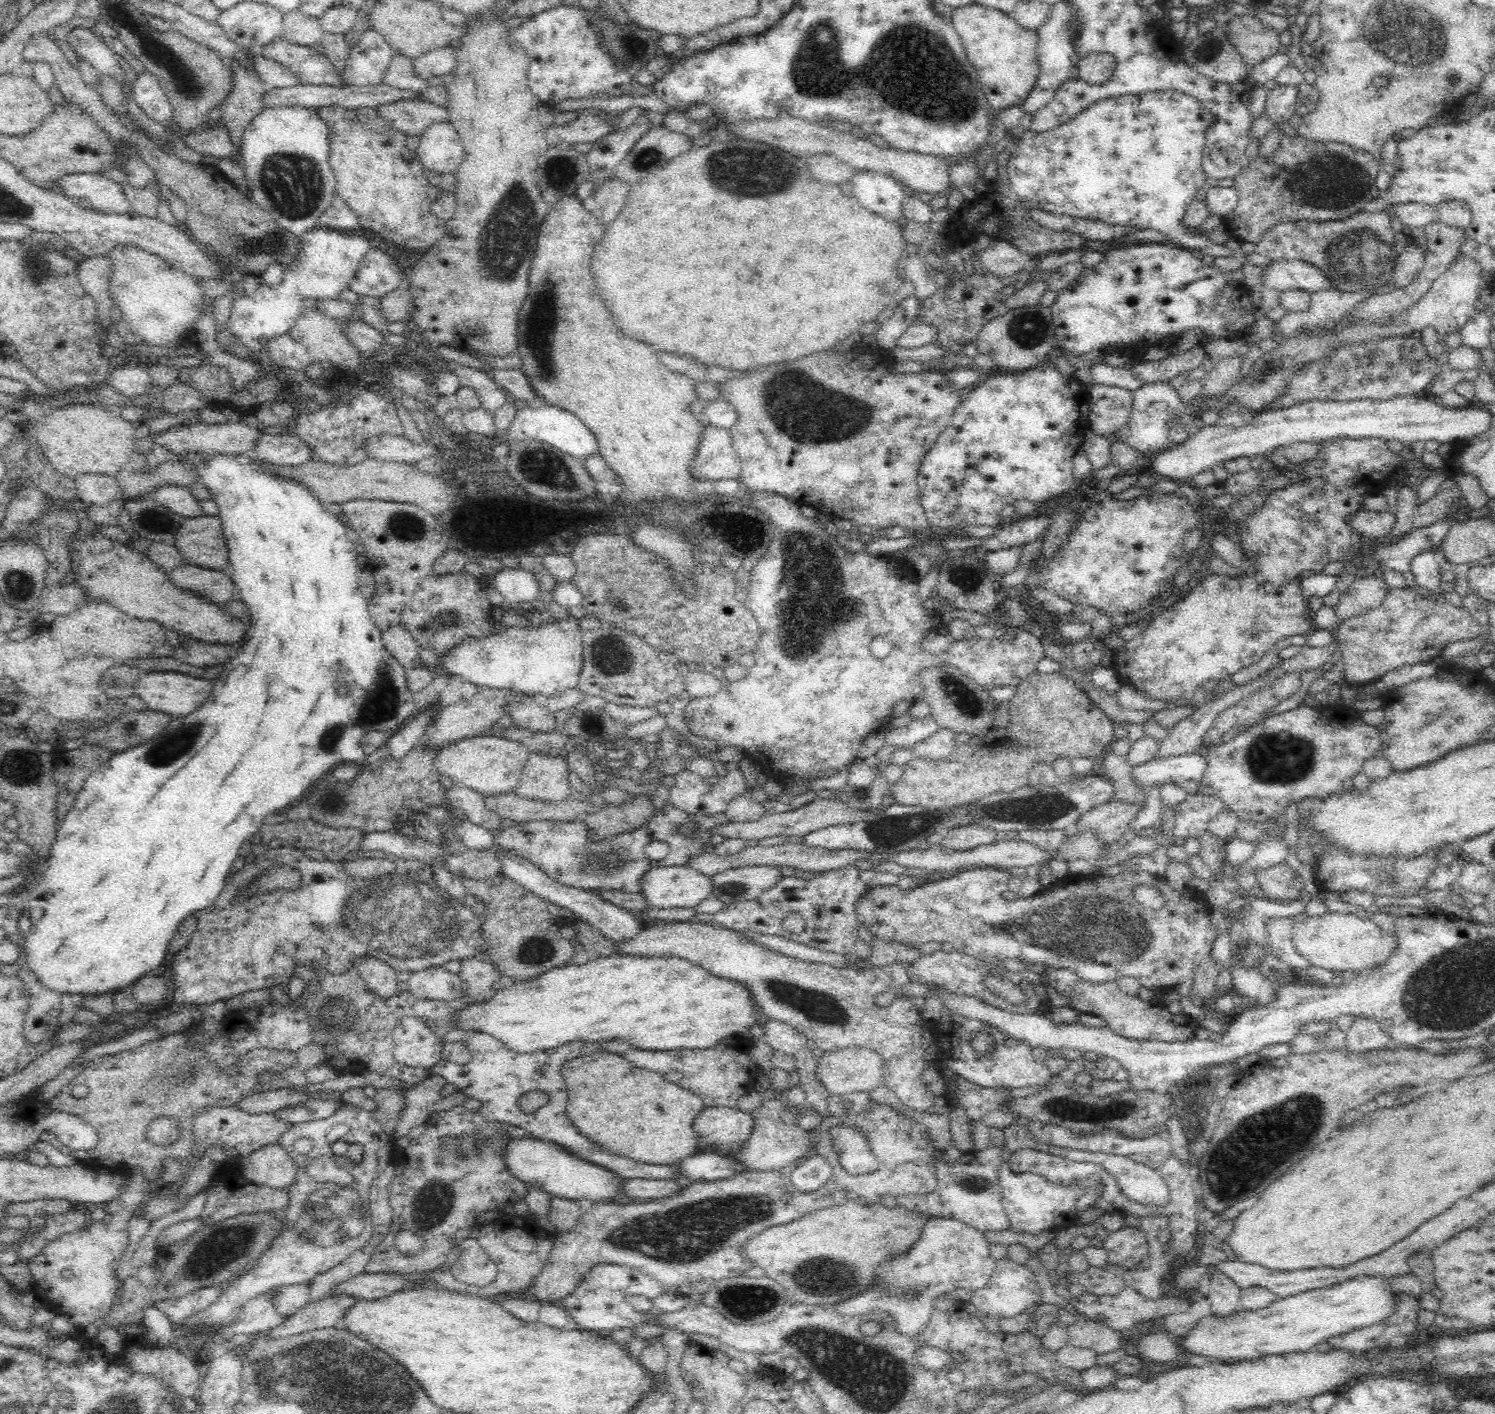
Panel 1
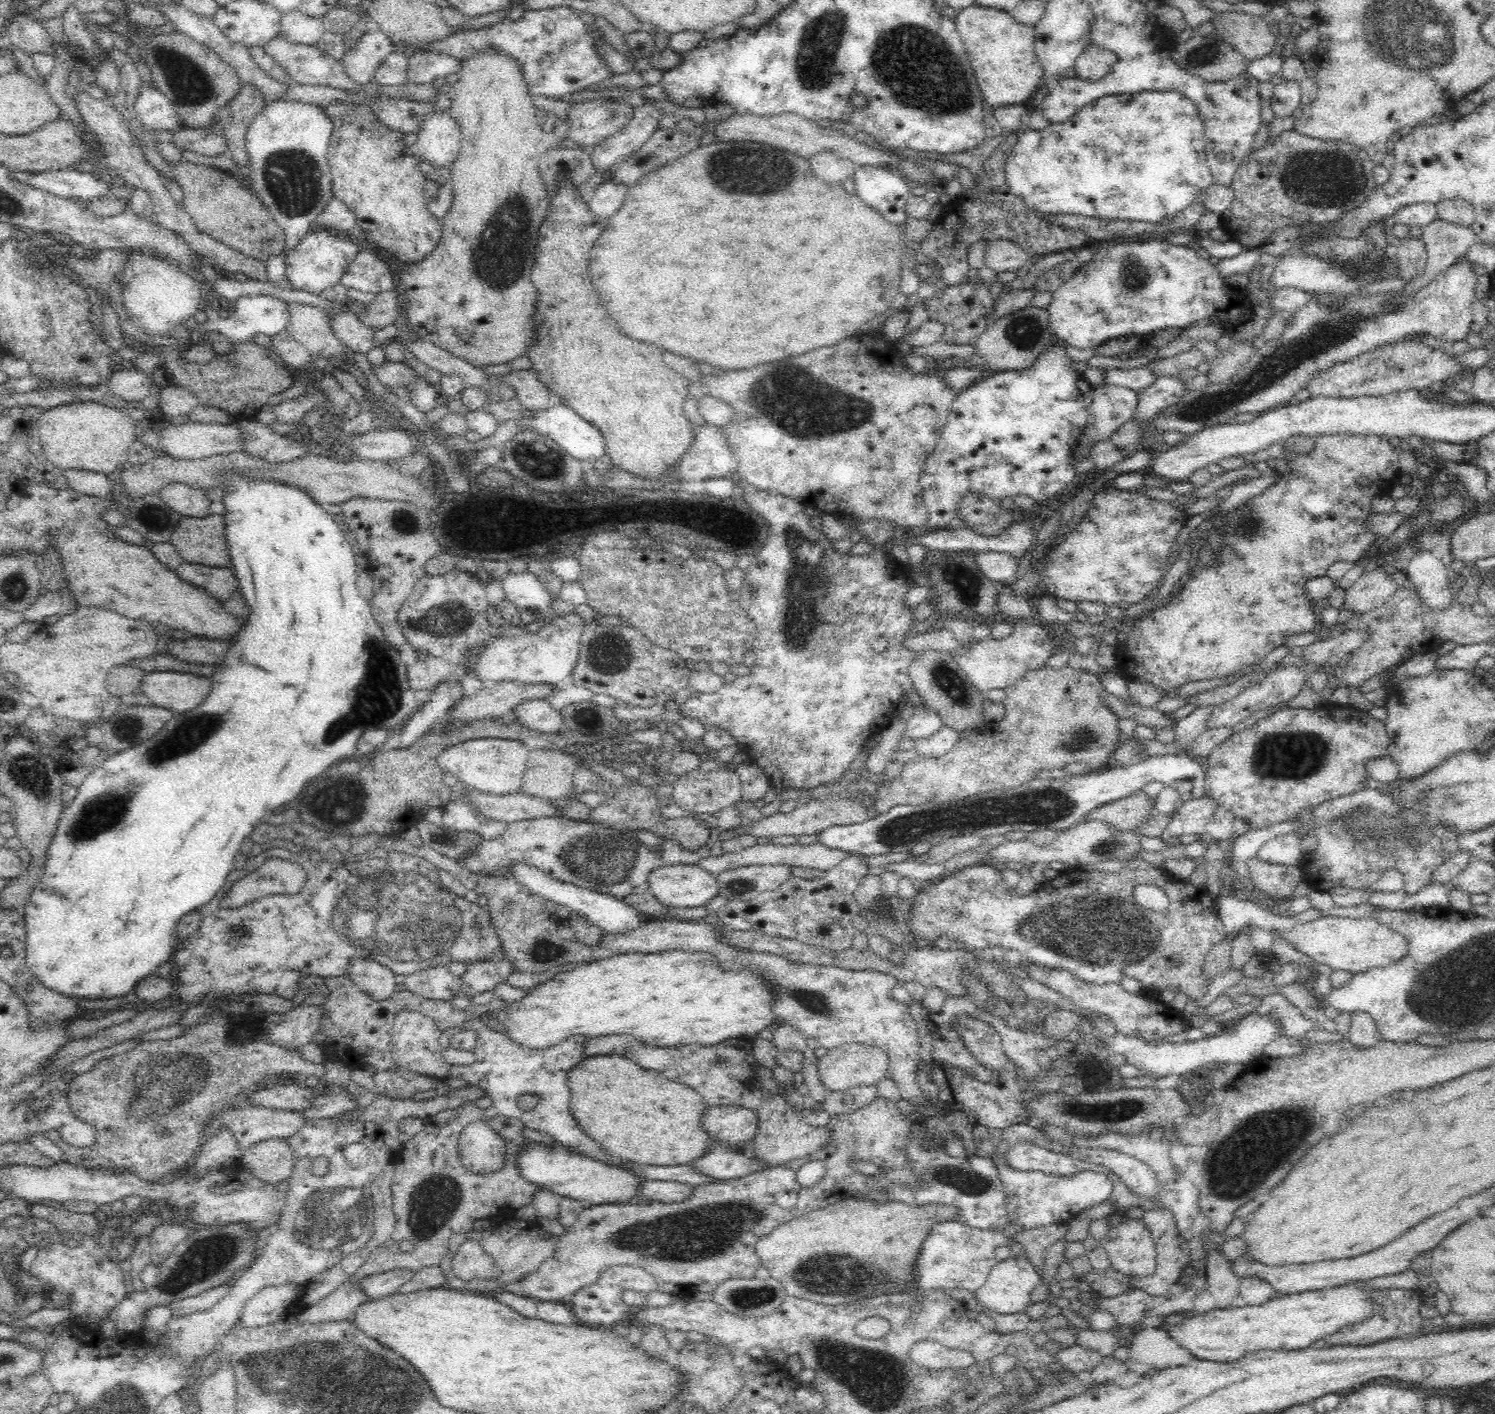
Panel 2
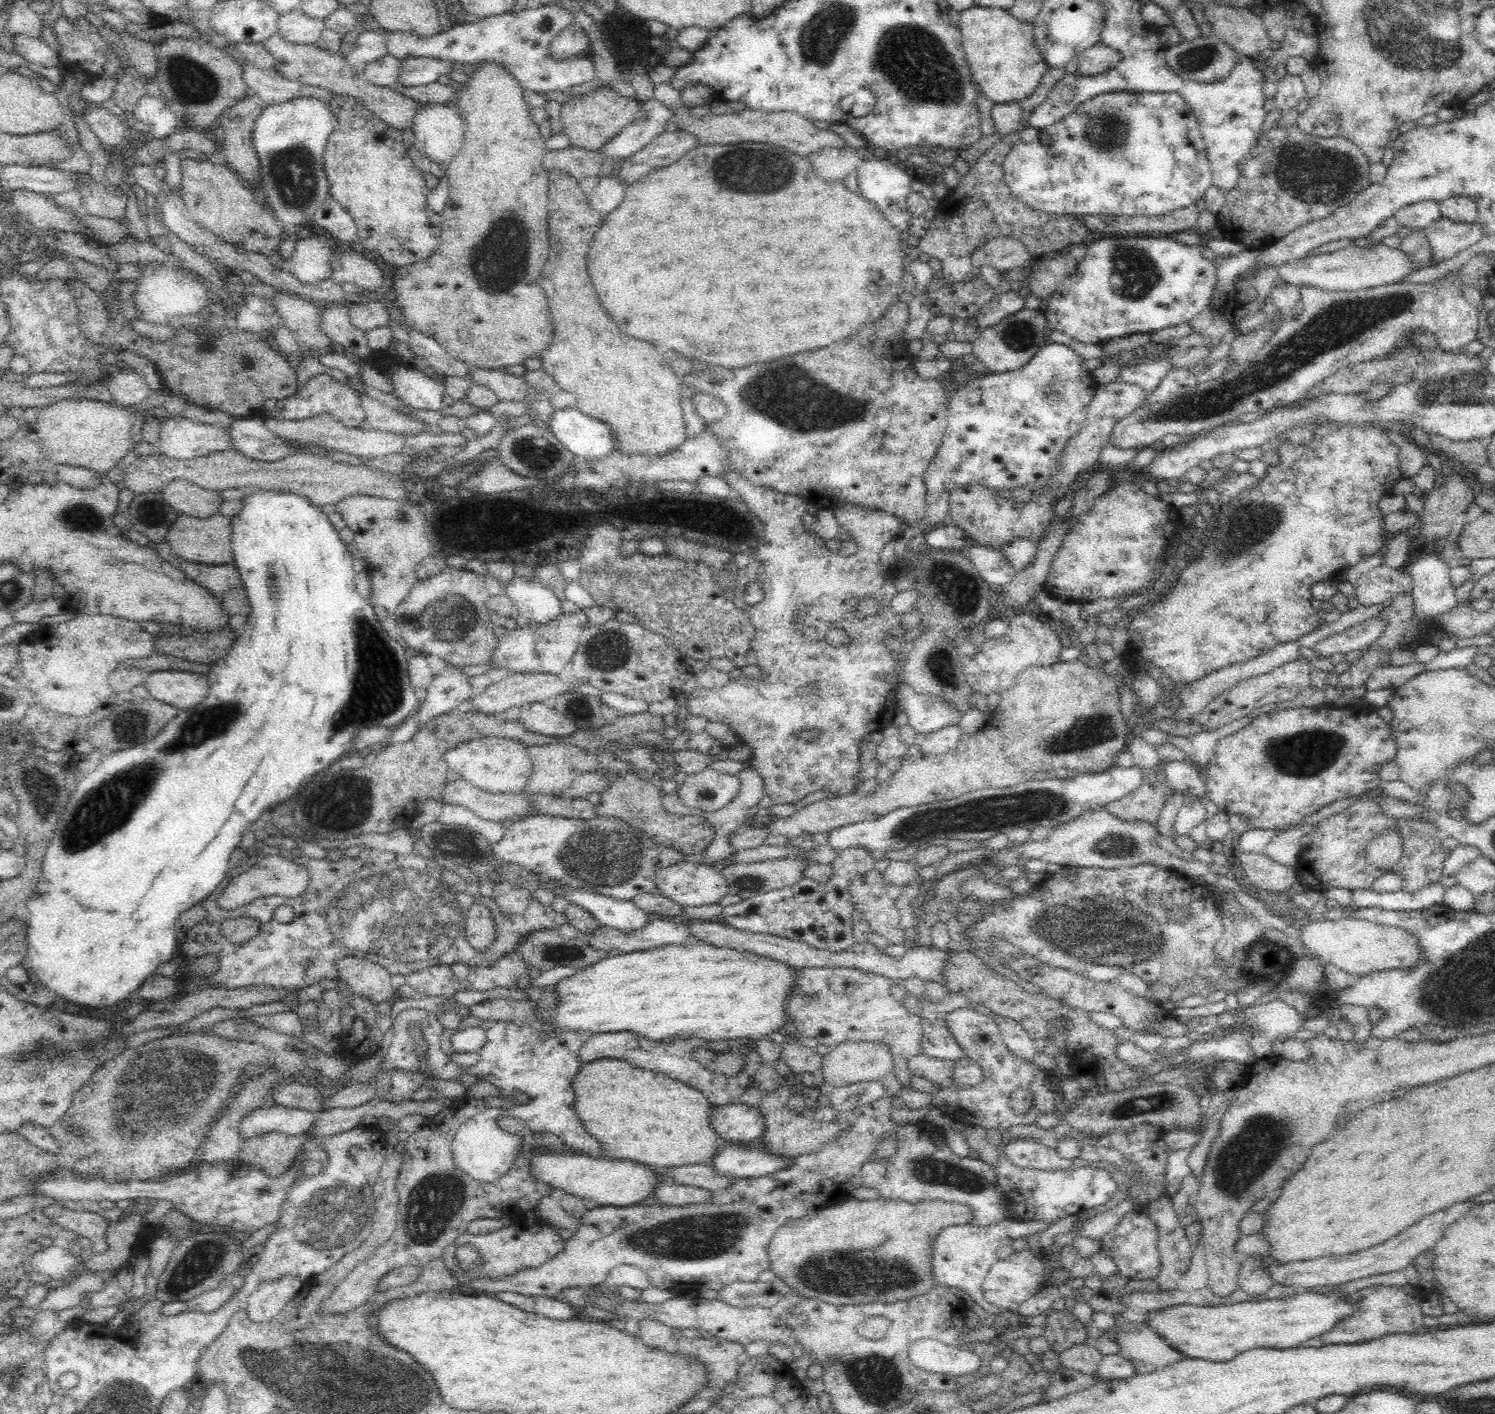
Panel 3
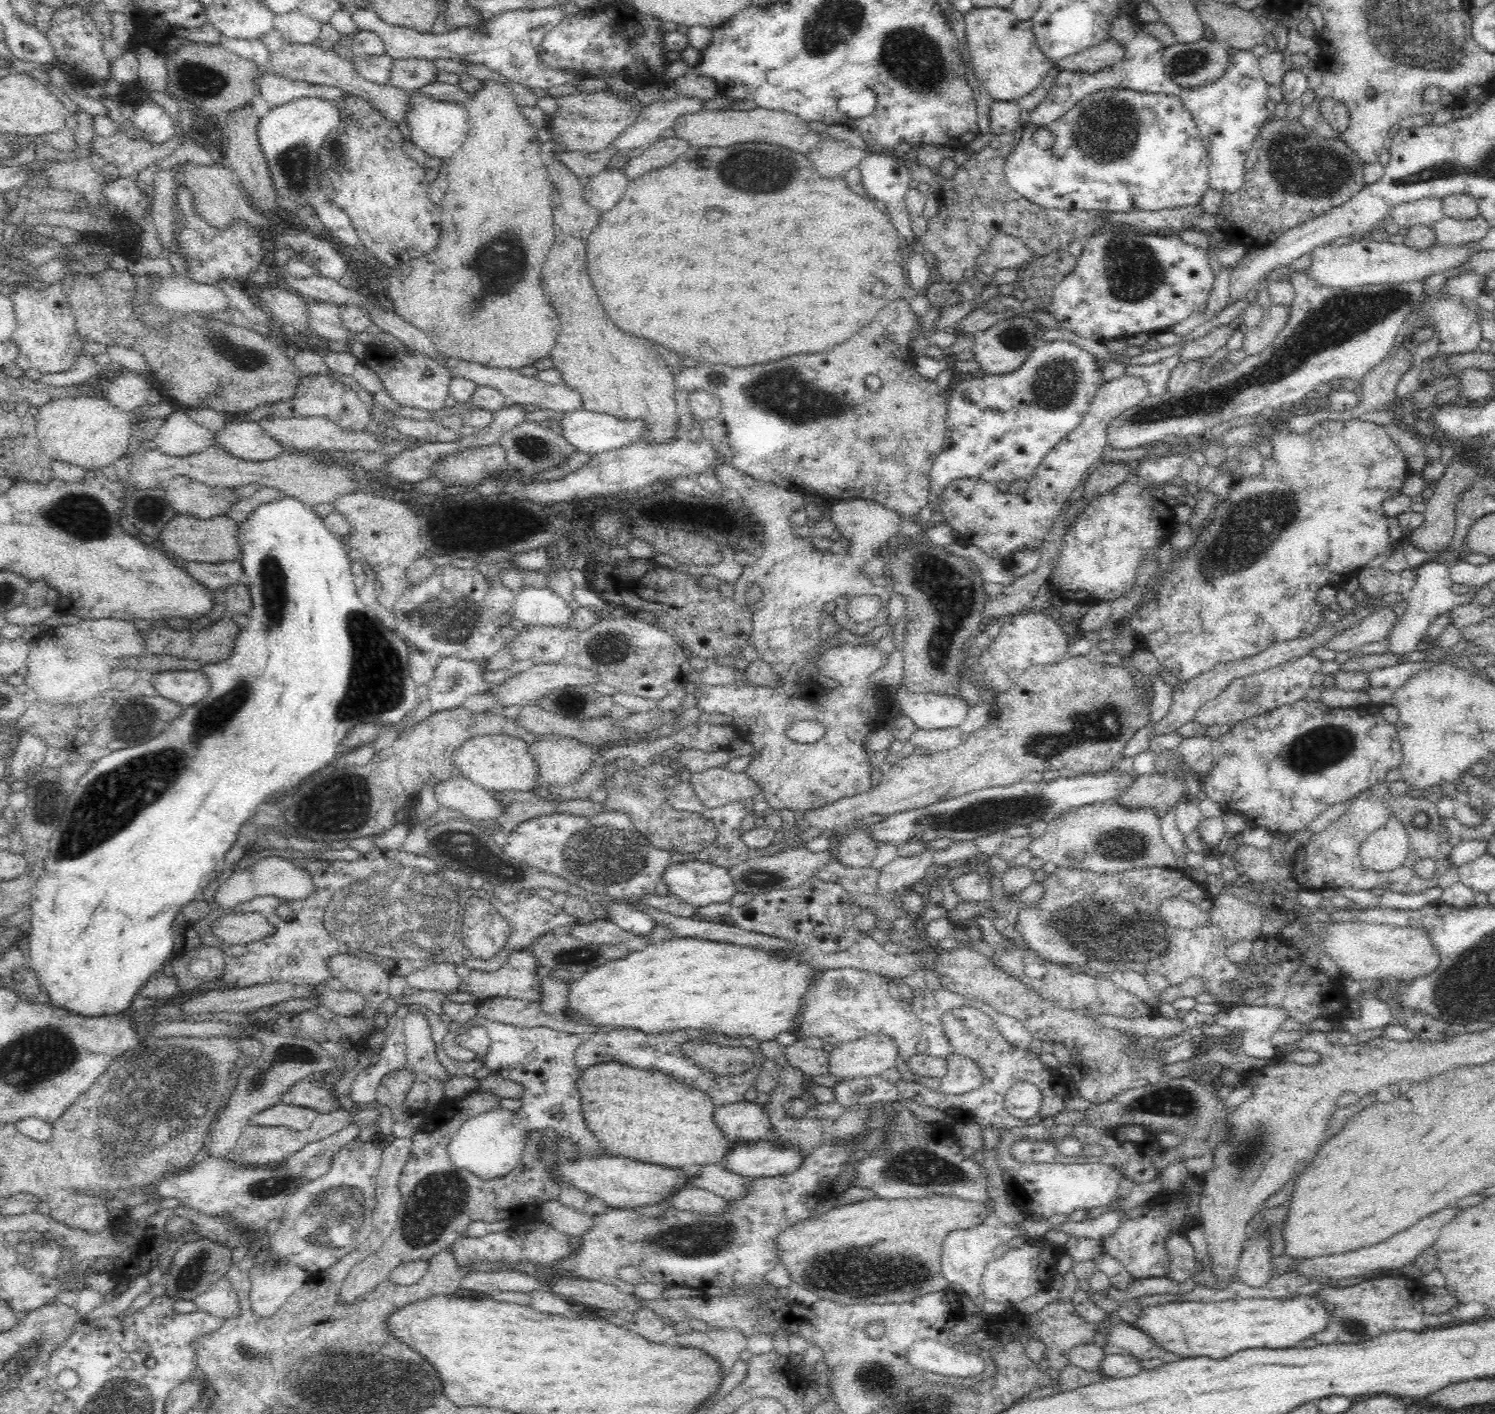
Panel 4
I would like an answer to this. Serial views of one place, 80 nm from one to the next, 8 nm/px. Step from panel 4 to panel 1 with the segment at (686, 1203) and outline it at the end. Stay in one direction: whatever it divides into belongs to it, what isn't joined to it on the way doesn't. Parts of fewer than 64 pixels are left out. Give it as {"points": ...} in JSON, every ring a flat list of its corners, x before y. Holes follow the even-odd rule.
{"points":[[623,1179,620,1190,635,1200,637,1198,652,1200,672,1196,690,1183,688,1179,679,1181,674,1181,674,1179]]}

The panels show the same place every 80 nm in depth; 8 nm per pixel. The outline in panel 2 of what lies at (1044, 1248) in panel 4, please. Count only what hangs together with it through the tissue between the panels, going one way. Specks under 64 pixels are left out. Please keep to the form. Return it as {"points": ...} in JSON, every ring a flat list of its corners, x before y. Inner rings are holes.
{"points":[[1008,1257,1006,1260,997,1261,987,1276,987,1281,974,1292,974,1298,987,1313,994,1311,998,1314,1014,1314,1032,1304,1031,1295,1034,1289,1041,1283,1036,1268,1030,1264,1026,1257]]}

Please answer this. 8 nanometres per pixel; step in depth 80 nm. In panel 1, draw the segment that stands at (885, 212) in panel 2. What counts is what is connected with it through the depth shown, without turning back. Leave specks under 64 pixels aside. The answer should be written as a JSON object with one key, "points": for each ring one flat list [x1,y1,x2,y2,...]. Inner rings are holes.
{"points":[[855,171,852,177,852,190,858,202,884,216,886,220,902,222,905,186,894,179,880,173]]}

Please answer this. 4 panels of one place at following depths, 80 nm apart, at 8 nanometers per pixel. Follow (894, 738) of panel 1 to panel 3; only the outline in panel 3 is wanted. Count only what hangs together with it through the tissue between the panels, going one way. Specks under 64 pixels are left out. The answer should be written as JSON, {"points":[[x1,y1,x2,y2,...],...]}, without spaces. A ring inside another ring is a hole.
{"points":[[902,683,896,694,897,708,906,712,907,724,916,734,928,734,960,721,960,713,950,703,920,694,909,684]]}

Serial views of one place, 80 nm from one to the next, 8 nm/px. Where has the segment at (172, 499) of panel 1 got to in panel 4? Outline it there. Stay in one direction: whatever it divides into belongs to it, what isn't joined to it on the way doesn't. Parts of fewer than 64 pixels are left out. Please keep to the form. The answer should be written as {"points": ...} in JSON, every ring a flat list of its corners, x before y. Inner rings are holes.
{"points":[[176,476,165,491,170,506,177,514,206,520,224,515,234,502,241,499,234,495,232,489,211,488,189,480,186,476]]}

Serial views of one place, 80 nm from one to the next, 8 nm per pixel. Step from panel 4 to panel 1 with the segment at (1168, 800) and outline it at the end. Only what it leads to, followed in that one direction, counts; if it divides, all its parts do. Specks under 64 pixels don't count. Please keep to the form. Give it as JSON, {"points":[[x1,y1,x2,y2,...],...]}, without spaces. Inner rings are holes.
{"points":[[1108,801,1092,808,1076,820,1076,834,1093,832,1103,844,1119,841,1123,834,1129,831,1128,825,1140,810,1140,805,1134,803]]}

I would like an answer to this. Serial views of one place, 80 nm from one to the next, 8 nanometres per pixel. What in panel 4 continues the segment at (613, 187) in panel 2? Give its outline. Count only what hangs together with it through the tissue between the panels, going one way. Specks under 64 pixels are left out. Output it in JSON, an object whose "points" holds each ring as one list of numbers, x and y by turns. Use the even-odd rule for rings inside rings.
{"points":[[620,167,615,169,605,168,590,177,583,193,590,206,606,212,620,202,629,181]]}

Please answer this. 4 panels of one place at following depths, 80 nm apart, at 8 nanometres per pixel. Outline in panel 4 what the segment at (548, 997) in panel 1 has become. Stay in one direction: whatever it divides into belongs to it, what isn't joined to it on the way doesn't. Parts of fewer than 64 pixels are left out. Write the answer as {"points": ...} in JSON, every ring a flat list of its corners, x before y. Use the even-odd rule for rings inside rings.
{"points":[[676,937,667,941,660,941,656,944,647,945,638,952,630,952,624,959,612,960,602,964,600,967,582,972,580,978,570,980,568,984,568,998,566,998,565,1014,570,1017,572,1013,582,1015,582,1023,592,1024,596,1028,636,1028,646,1034,660,1034,674,1031,688,1031,690,1029,706,1034,718,1033,729,1037,752,1037,759,1041,772,1040,777,1034,784,1031,795,1031,796,1021,799,1018,800,1006,805,1002,806,990,808,990,808,980,812,980,818,974,816,968,811,968,797,960,797,956,791,956,784,952,767,952,766,950,755,950,755,948,740,947,740,945,716,943,716,941,700,940,696,938]]}

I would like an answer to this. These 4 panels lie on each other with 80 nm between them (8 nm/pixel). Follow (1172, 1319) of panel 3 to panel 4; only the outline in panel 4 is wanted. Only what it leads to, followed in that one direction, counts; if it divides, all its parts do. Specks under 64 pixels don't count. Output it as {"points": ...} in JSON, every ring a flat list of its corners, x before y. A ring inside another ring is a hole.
{"points":[[1291,1295,1286,1299,1280,1298,1244,1298,1244,1300,1224,1300,1224,1302,1172,1302,1168,1304,1155,1304,1153,1306,1148,1306,1144,1308,1143,1311,1139,1312,1138,1316,1135,1316,1135,1326,1140,1329,1144,1334,1147,1334,1152,1338,1154,1342,1157,1342,1164,1350,1168,1352,1173,1352,1182,1356,1182,1358,1194,1358,1197,1356,1206,1356,1212,1358,1213,1360,1224,1360,1223,1358,1228,1358,1232,1356,1235,1352,1240,1352,1246,1350,1247,1348,1292,1348,1296,1346,1298,1342,1302,1342,1304,1338,1310,1338,1322,1330,1328,1328,1328,1322,1330,1322,1330,1311,1328,1307,1318,1299,1315,1295,1311,1296,1297,1296]]}

